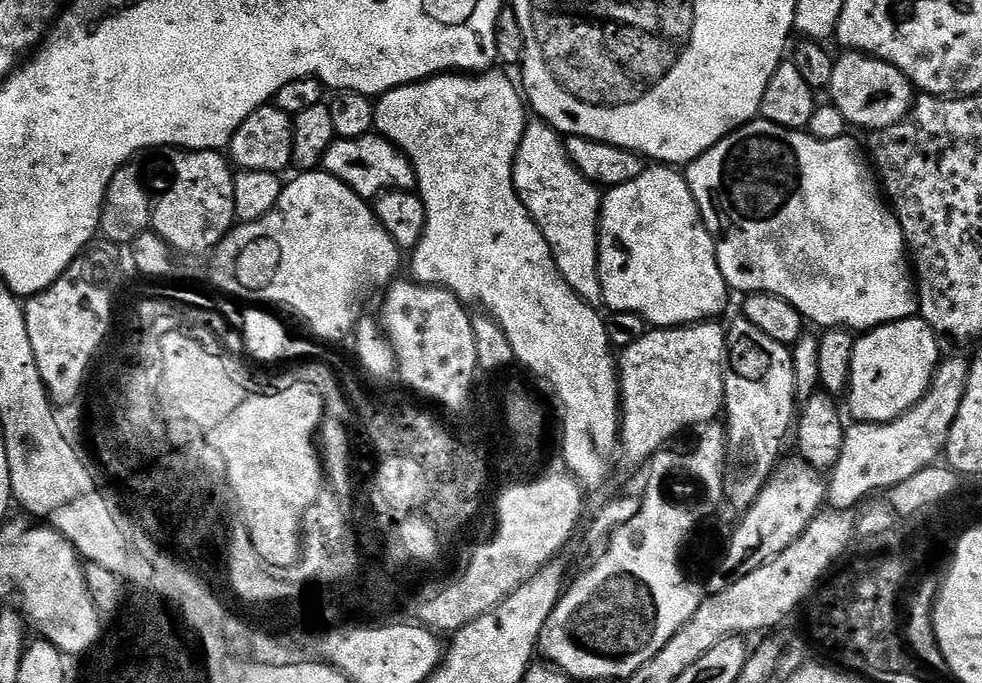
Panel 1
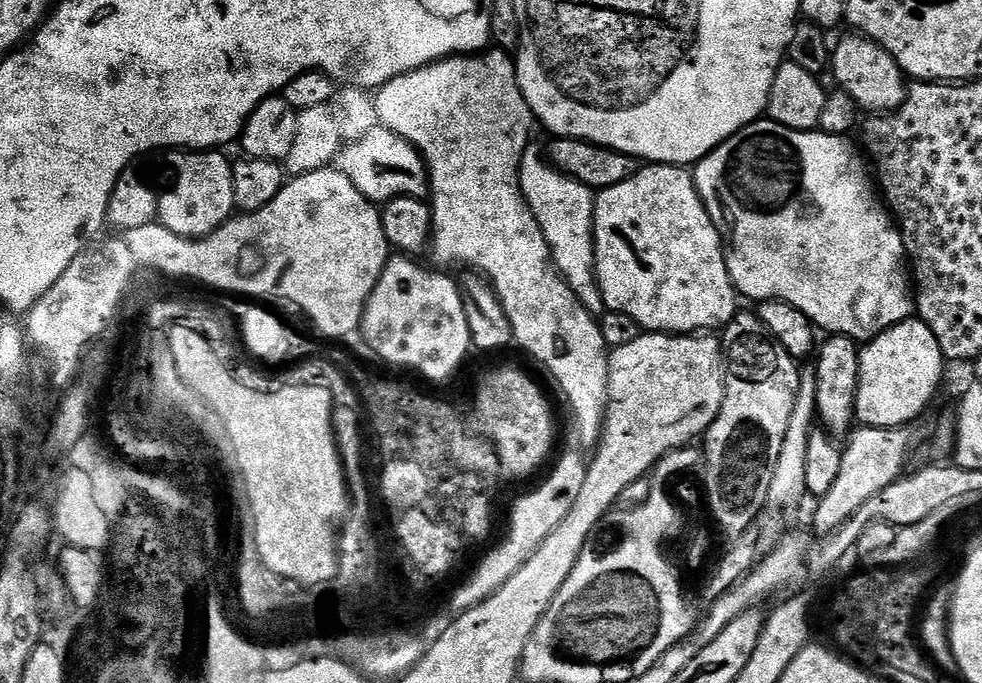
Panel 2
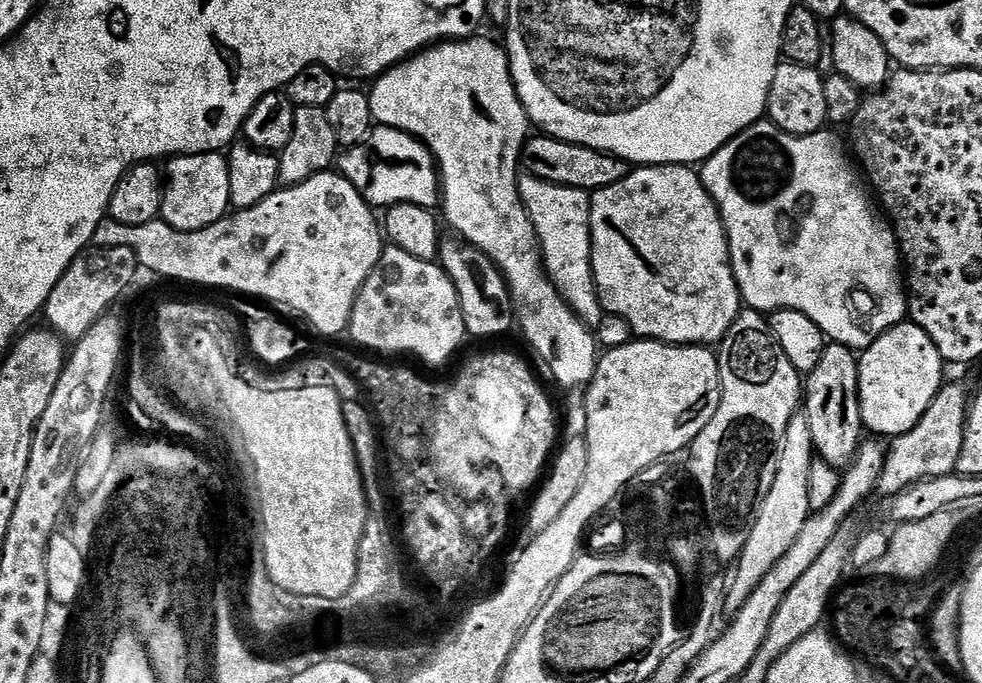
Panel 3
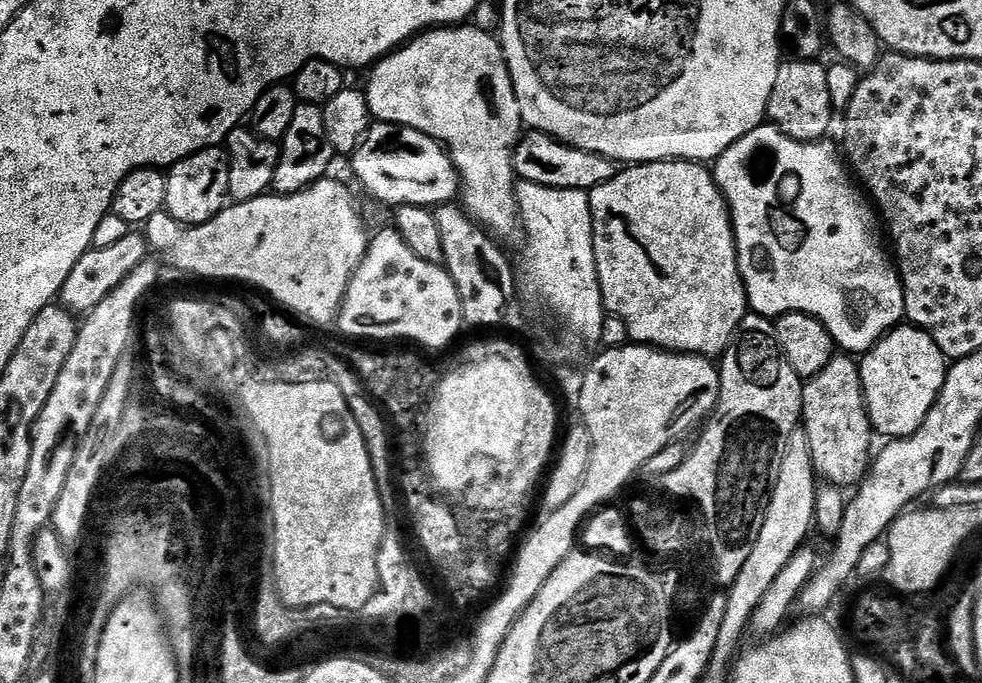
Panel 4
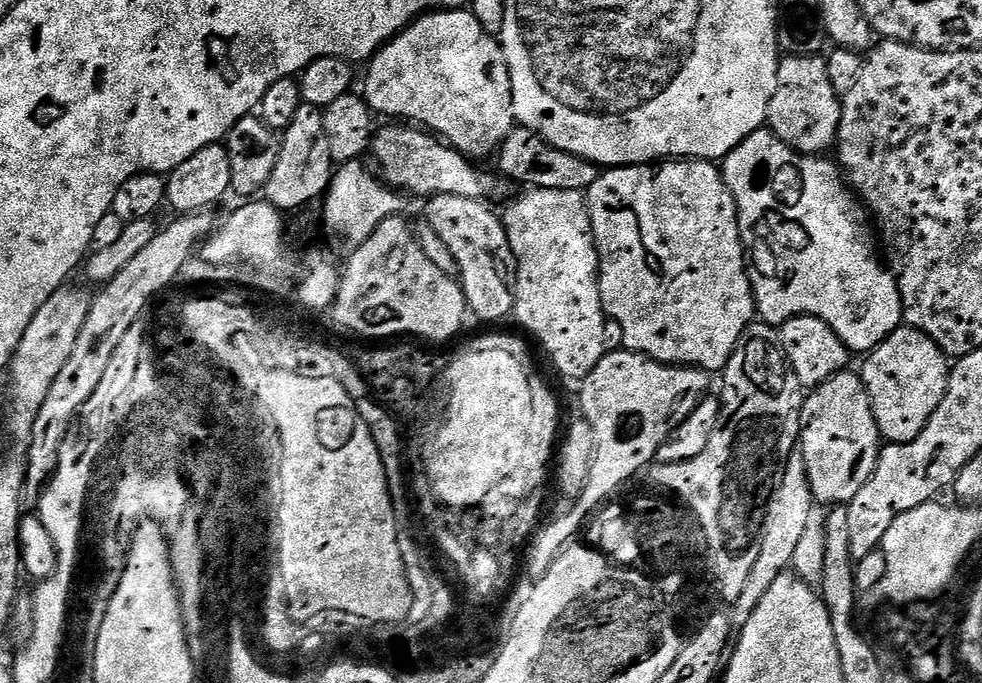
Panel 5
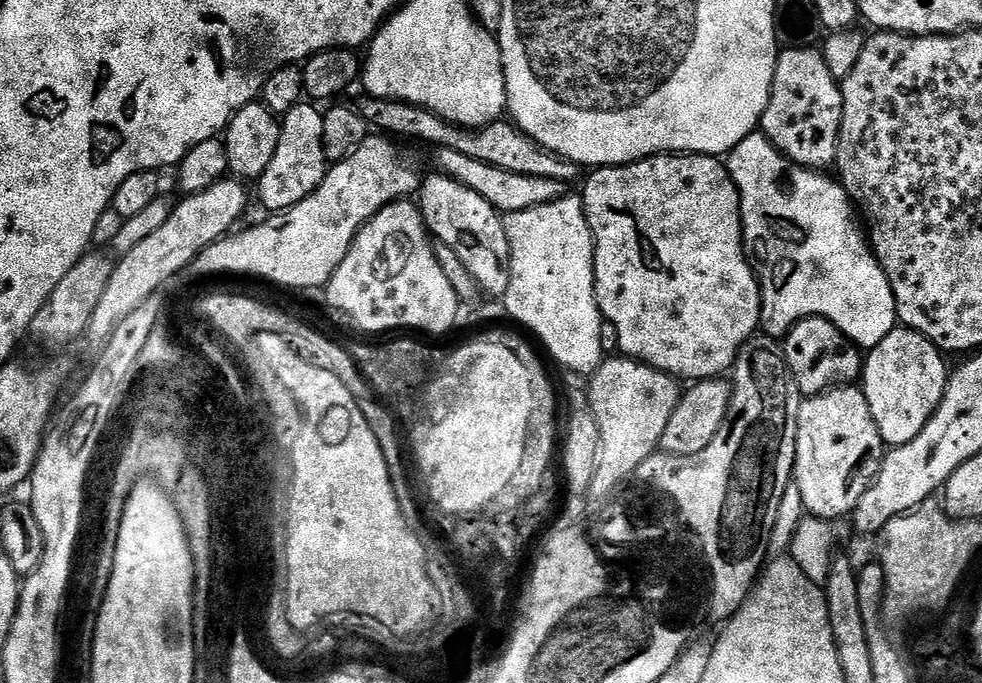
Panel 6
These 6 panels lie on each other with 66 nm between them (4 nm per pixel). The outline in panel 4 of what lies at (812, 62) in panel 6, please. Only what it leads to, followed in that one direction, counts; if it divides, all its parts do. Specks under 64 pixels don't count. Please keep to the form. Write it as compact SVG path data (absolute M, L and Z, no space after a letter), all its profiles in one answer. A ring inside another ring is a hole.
M788 58L778 70L778 79L770 94L767 119L795 140L824 140L832 124L834 109L830 102L830 90L826 86L827 67L815 59Z

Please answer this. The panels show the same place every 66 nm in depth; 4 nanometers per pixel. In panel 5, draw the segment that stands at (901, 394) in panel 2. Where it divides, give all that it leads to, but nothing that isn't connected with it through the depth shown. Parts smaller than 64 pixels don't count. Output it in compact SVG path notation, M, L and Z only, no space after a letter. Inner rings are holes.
M901 326L867 353L865 360L868 361L864 364L862 379L881 437L894 444L905 444L918 438L926 422L930 422L930 414L938 410L938 402L942 402L946 394L949 357L917 328Z

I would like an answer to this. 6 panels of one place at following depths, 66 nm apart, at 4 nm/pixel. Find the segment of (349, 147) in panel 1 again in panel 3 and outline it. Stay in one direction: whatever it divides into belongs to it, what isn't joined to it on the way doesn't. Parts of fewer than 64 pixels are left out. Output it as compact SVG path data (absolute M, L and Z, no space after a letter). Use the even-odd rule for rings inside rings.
M373 127L363 144L354 145L339 157L338 171L376 210L387 210L393 204L413 204L435 209L442 200L440 173L432 152L421 140L397 128Z

